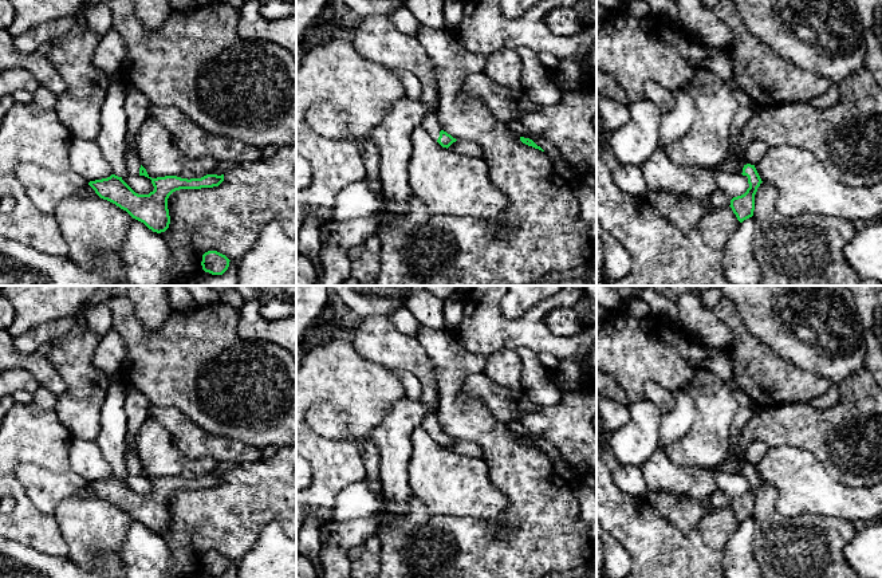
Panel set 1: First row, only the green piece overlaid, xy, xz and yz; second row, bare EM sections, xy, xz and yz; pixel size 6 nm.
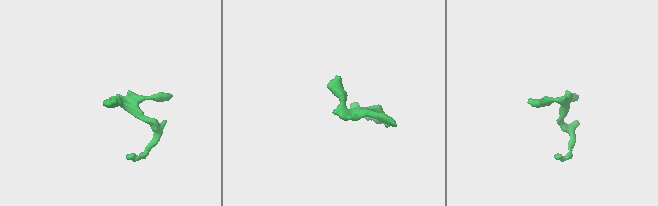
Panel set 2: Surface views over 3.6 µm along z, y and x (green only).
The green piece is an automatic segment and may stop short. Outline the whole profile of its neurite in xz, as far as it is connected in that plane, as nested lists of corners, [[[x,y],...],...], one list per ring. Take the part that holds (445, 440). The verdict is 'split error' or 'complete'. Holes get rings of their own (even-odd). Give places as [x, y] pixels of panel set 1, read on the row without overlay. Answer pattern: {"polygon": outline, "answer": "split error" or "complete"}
{"polygon": [[[433,413],[425,417],[422,421],[421,428],[424,428],[429,436],[436,440],[442,448],[449,448],[457,440],[453,439],[450,435],[442,430],[438,417]]], "answer": "split error"}

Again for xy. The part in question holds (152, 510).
{"polygon": [[[126,385],[125,409],[129,420],[126,432],[126,468],[130,476],[145,476],[151,480],[154,491],[149,495],[135,494],[123,480],[115,475],[107,479],[90,481],[88,485],[95,494],[121,510],[133,519],[143,523],[153,532],[161,534],[169,528],[170,516],[168,510],[169,496],[180,489],[201,489],[218,487],[224,475],[206,475],[201,479],[181,479],[165,476],[151,479],[142,467],[141,457],[134,444],[142,424],[149,418],[149,400],[138,389]]], "answer": "split error"}

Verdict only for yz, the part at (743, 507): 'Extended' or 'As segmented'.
Extended

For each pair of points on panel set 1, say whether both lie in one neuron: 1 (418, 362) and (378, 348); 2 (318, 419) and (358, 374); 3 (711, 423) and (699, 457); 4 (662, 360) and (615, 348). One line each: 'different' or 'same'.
1: same
2: different
3: same
4: same

